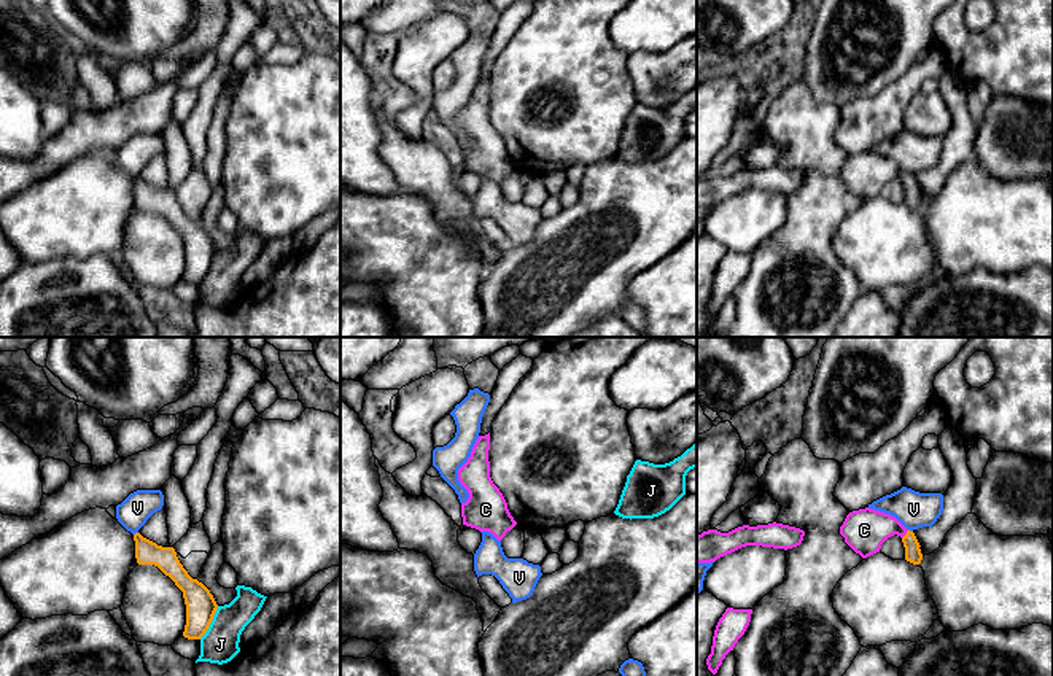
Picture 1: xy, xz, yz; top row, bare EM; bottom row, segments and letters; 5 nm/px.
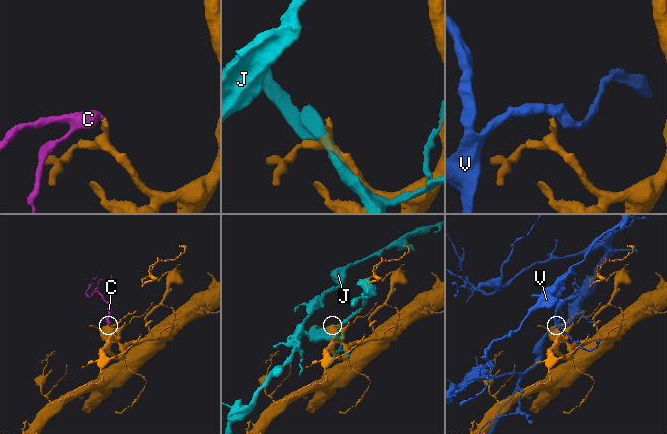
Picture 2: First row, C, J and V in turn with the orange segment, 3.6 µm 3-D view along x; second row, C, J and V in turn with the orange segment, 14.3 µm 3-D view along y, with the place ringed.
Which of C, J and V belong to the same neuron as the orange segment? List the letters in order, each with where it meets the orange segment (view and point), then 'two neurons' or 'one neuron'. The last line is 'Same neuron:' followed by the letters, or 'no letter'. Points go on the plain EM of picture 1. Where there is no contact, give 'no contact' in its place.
C: meets orange in yz at (905, 178); one neuron
J: meets orange in xy at (210, 266); two neurons
V: meets orange in xy at (135, 177); two neurons
Same neuron: C

